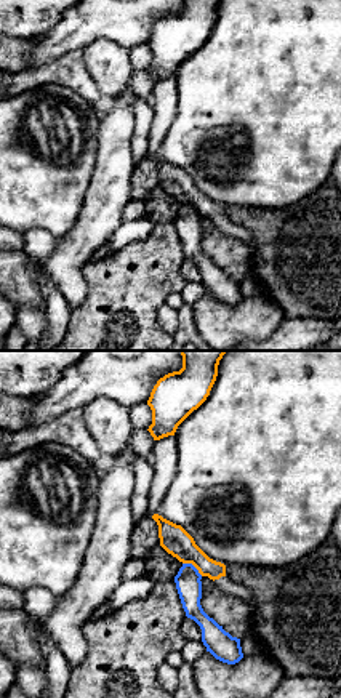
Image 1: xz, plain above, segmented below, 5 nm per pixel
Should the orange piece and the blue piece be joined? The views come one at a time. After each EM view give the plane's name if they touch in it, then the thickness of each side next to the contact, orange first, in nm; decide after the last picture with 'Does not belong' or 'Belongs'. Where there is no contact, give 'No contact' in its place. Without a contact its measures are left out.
Touches orange in xz. Thickness 150 nm (orange) against 130 nm

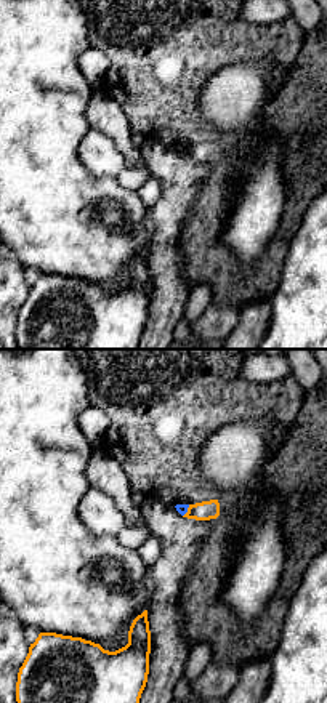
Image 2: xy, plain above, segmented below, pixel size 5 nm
Touches orange in xy. Thickness 100 nm (orange) against 50 nm

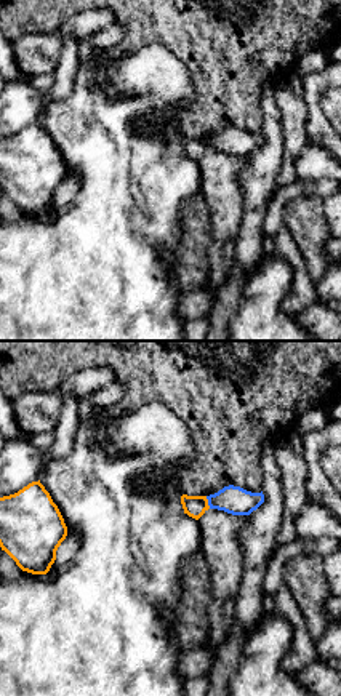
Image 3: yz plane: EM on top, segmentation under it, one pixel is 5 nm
Touches orange in yz. Thickness 110 nm (orange) against 140 nm

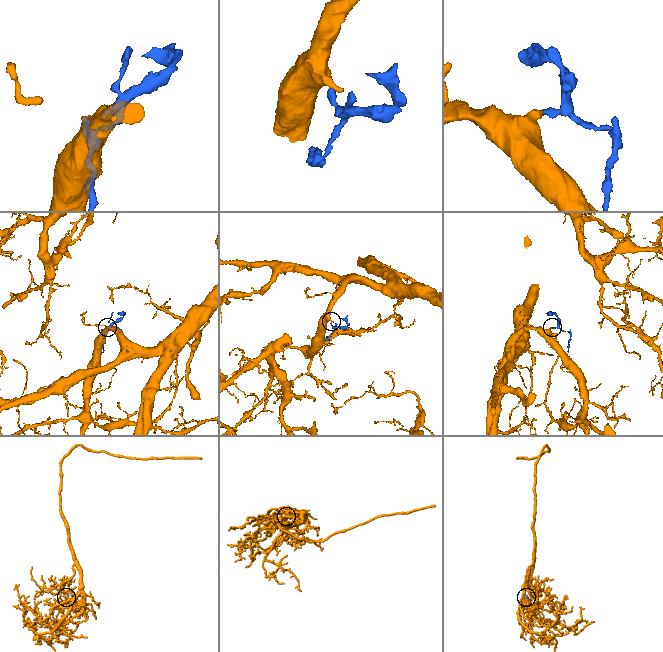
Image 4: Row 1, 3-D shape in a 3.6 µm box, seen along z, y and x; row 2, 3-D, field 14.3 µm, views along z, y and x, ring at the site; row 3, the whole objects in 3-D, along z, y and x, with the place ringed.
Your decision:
Does not belong

